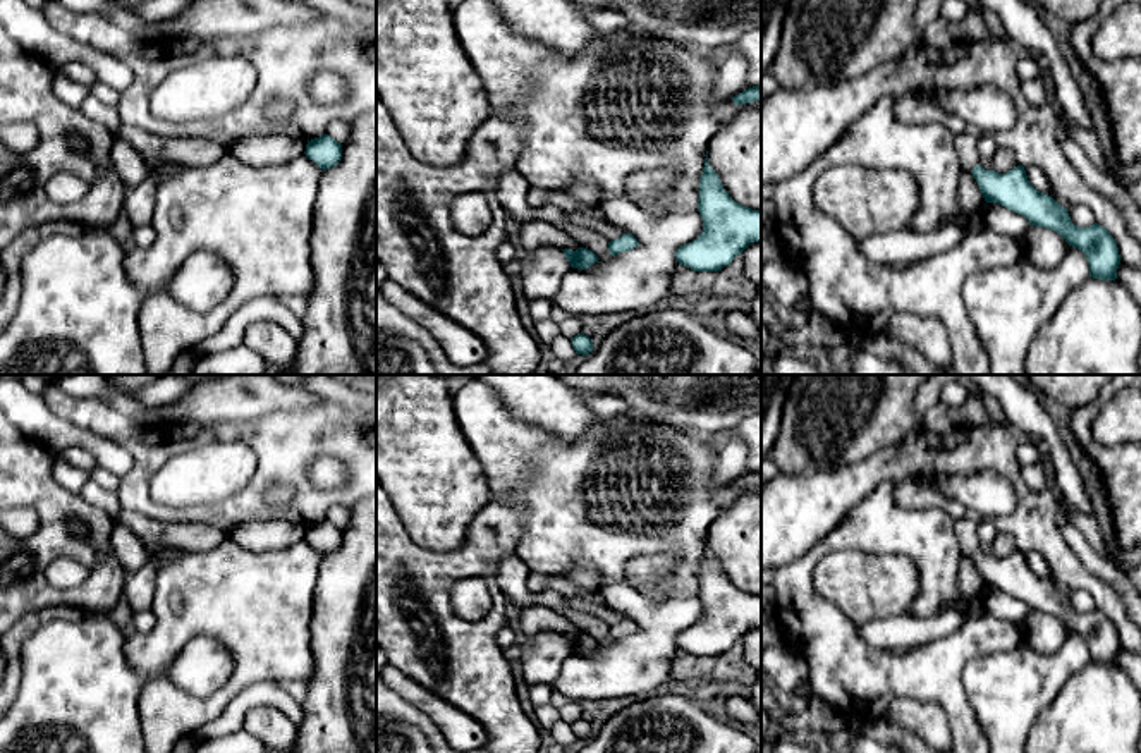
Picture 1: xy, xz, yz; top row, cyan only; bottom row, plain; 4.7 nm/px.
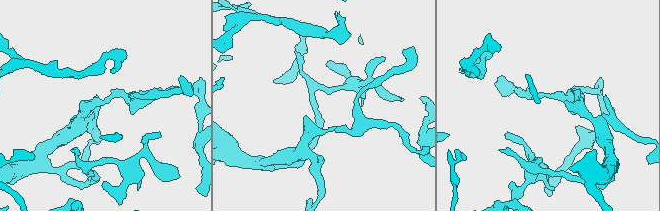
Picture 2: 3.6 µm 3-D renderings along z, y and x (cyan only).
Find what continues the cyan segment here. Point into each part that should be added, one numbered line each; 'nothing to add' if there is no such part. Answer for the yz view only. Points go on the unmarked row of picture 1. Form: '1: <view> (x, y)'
1: yz (964, 530)

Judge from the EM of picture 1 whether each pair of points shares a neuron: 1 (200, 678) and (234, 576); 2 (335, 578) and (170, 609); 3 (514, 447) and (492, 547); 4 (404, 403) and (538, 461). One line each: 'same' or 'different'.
1: different
2: different
3: different
4: different

